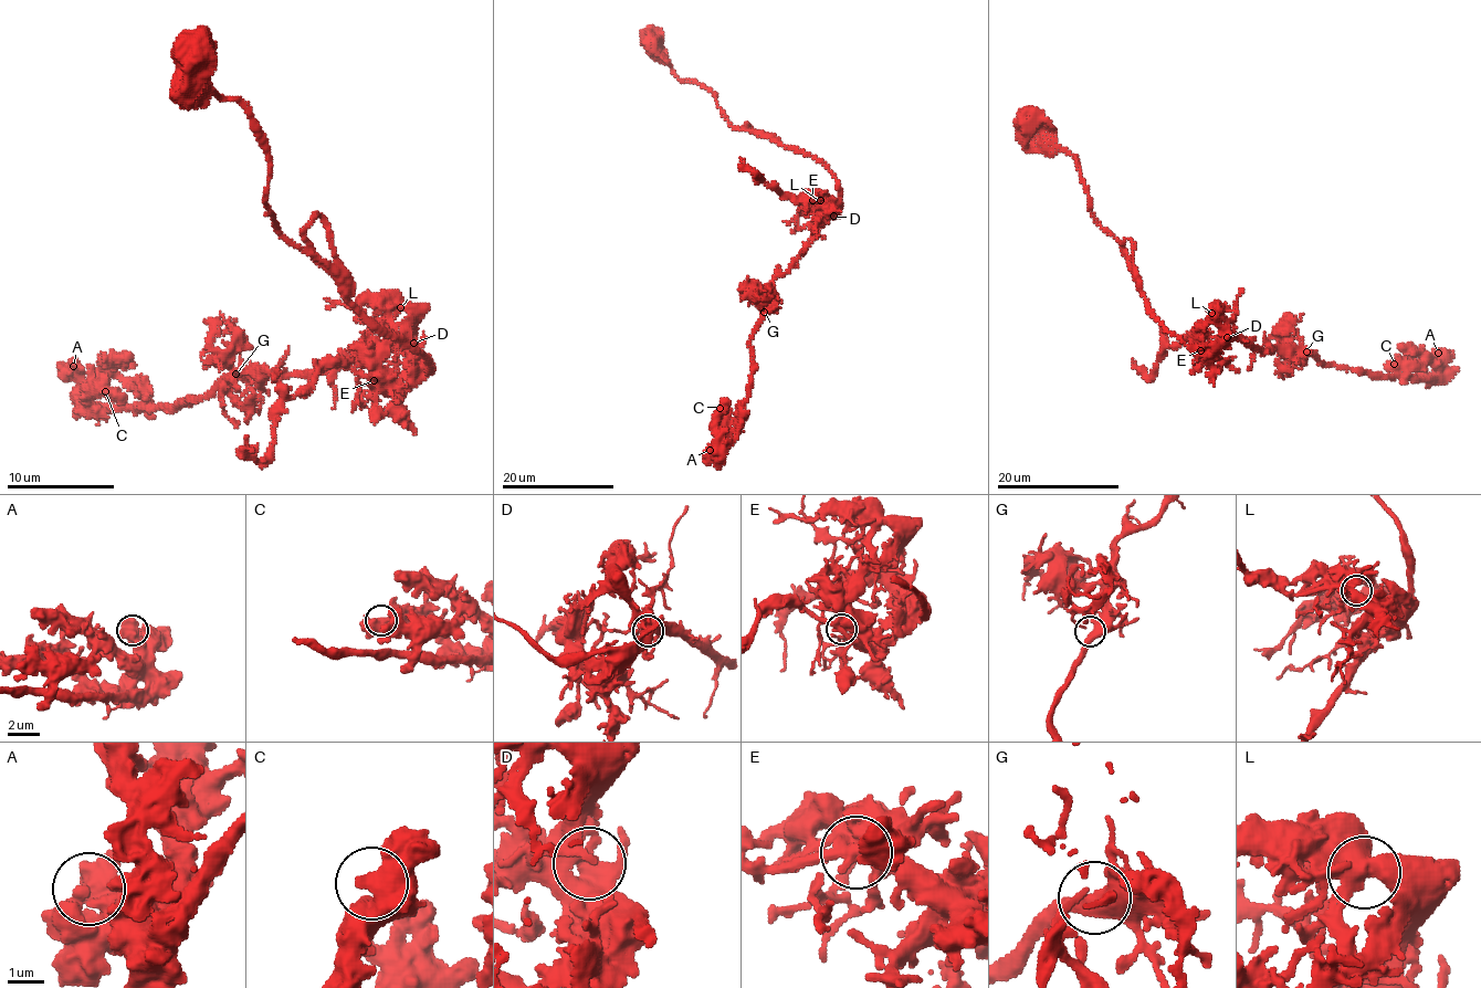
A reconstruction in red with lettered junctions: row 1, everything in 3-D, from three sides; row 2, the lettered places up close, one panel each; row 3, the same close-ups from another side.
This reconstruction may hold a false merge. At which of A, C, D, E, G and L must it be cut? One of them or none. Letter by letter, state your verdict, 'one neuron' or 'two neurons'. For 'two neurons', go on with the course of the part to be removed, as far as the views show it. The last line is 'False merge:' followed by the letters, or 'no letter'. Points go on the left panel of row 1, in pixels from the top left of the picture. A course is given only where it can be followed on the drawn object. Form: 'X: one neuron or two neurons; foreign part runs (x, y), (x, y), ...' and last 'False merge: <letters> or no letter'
A: one neuron
C: one neuron
D: one neuron
E: two neurons; foreign part runs (374, 379), (343, 365), (321, 367), (307, 386), (281, 406), (273, 448), (259, 461), (244, 448), (245, 435)
G: one neuron
L: one neuron
False merge: E

